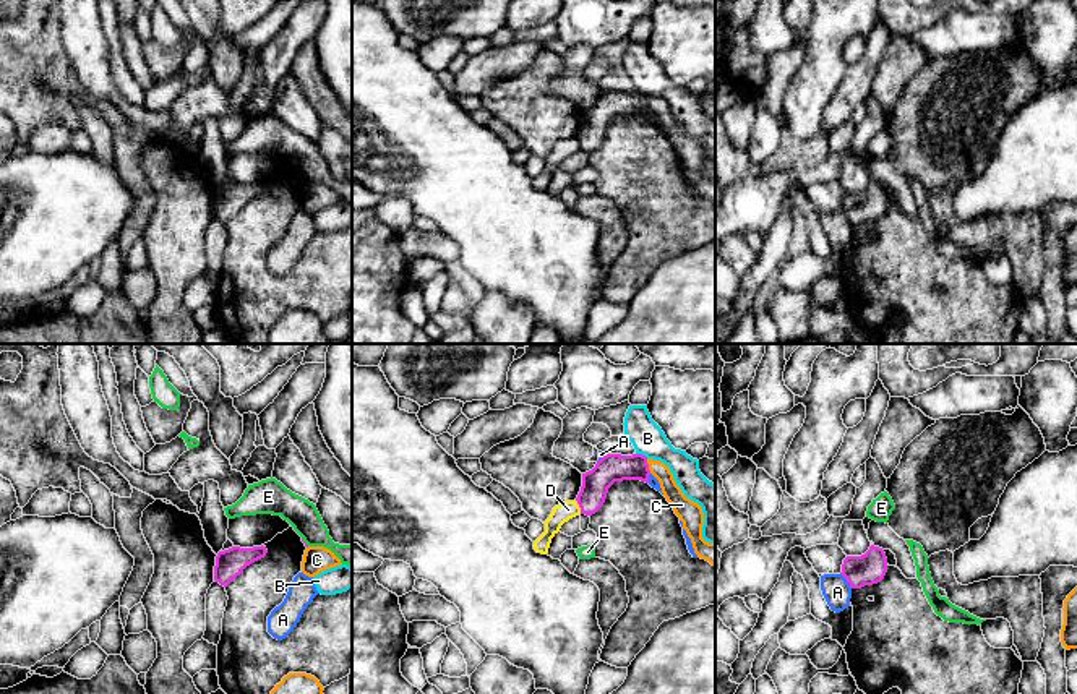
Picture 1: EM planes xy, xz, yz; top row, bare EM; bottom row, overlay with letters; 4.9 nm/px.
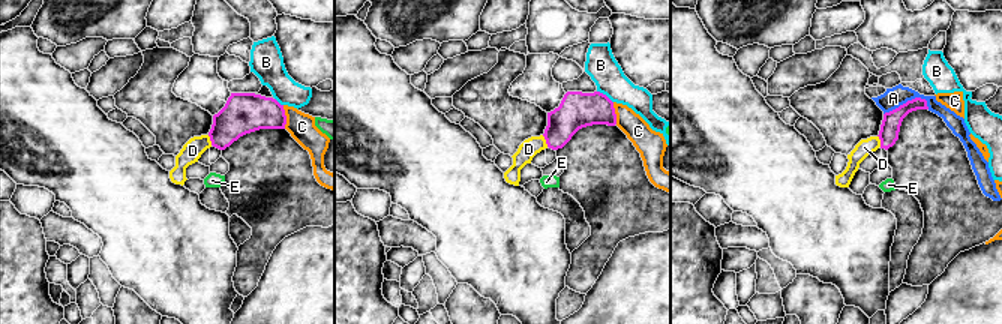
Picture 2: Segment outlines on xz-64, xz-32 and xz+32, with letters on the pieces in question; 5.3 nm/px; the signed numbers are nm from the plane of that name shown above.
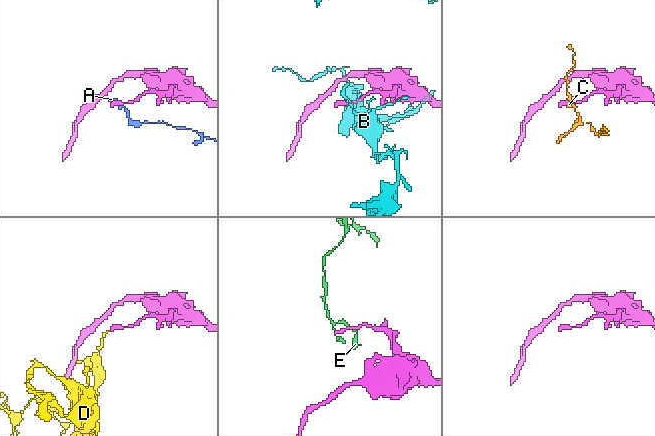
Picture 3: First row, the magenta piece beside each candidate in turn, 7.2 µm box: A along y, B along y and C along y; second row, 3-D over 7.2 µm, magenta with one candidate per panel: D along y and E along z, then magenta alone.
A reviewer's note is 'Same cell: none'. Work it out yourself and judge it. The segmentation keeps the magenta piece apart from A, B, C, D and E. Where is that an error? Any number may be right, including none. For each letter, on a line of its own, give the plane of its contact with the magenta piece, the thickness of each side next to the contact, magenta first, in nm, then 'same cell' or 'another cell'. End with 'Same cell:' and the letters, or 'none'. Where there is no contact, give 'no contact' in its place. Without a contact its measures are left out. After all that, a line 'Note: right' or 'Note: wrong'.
A: meets magenta in yz; 160 nm thick on the magenta side, 140 nm on the other; another cell
B: meets magenta in xz; 140 nm thick on the magenta side, 160 nm on the other; another cell
C: meets magenta in xz; 140 nm thick on the magenta side, 90 nm on the other; another cell
D: meets magenta in xz; 140 nm thick on the magenta side, 90 nm on the other; another cell
E: meets magenta in xy; 20 nm thick on the magenta side, 150 nm on the other; another cell
Same cell: none
Note: right

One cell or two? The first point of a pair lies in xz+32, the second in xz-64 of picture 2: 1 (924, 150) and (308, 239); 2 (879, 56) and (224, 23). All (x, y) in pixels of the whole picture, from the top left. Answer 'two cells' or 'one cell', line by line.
1: two cells
2: two cells

